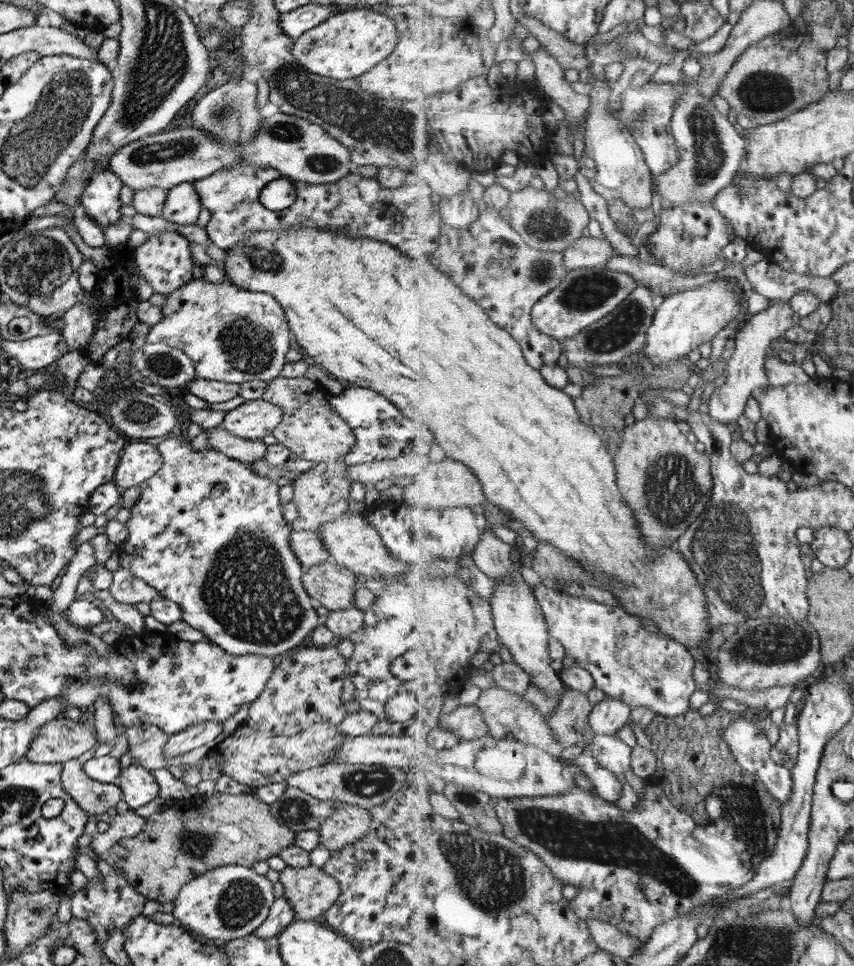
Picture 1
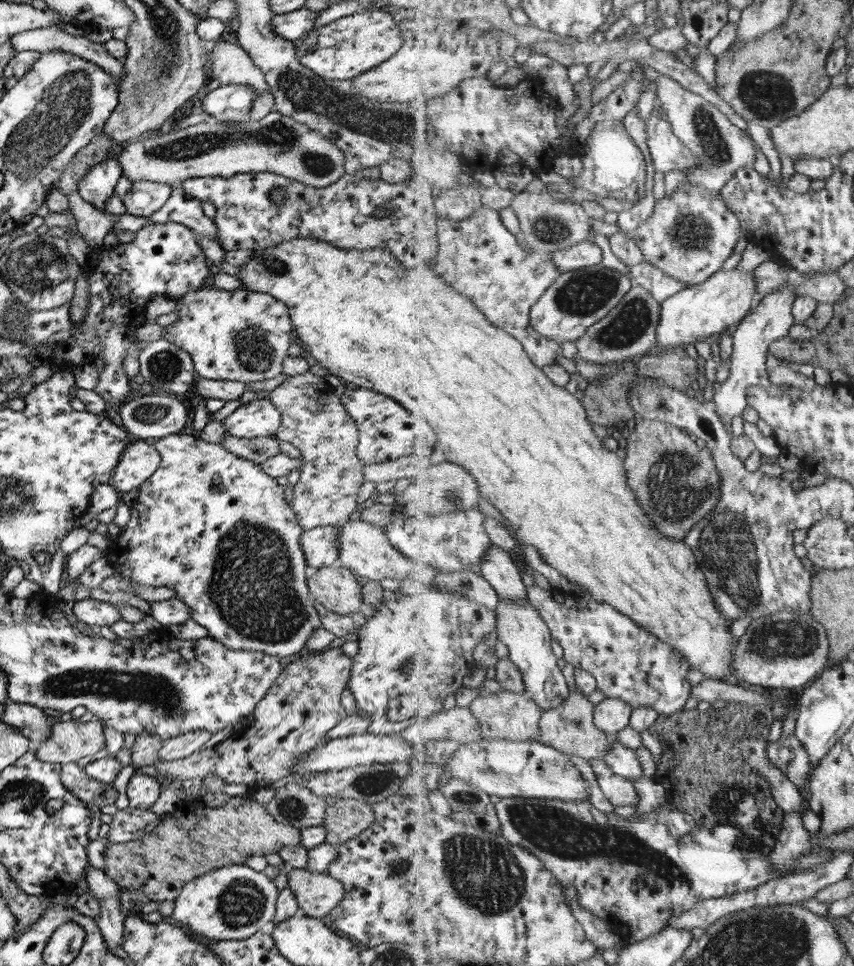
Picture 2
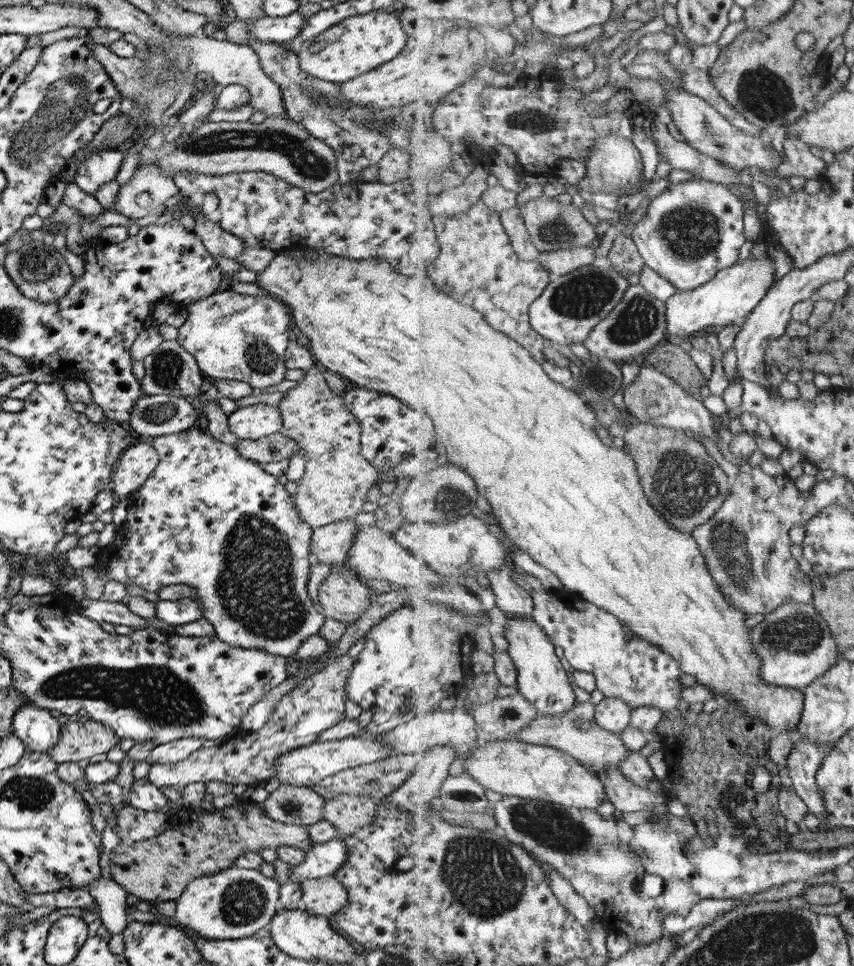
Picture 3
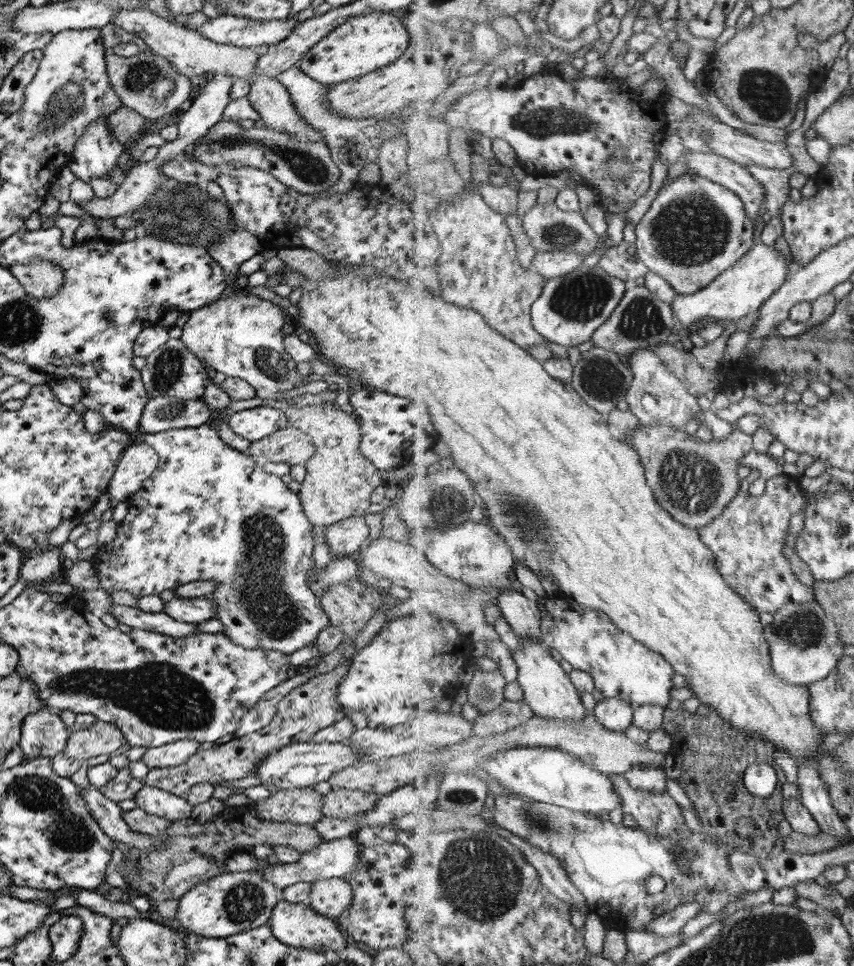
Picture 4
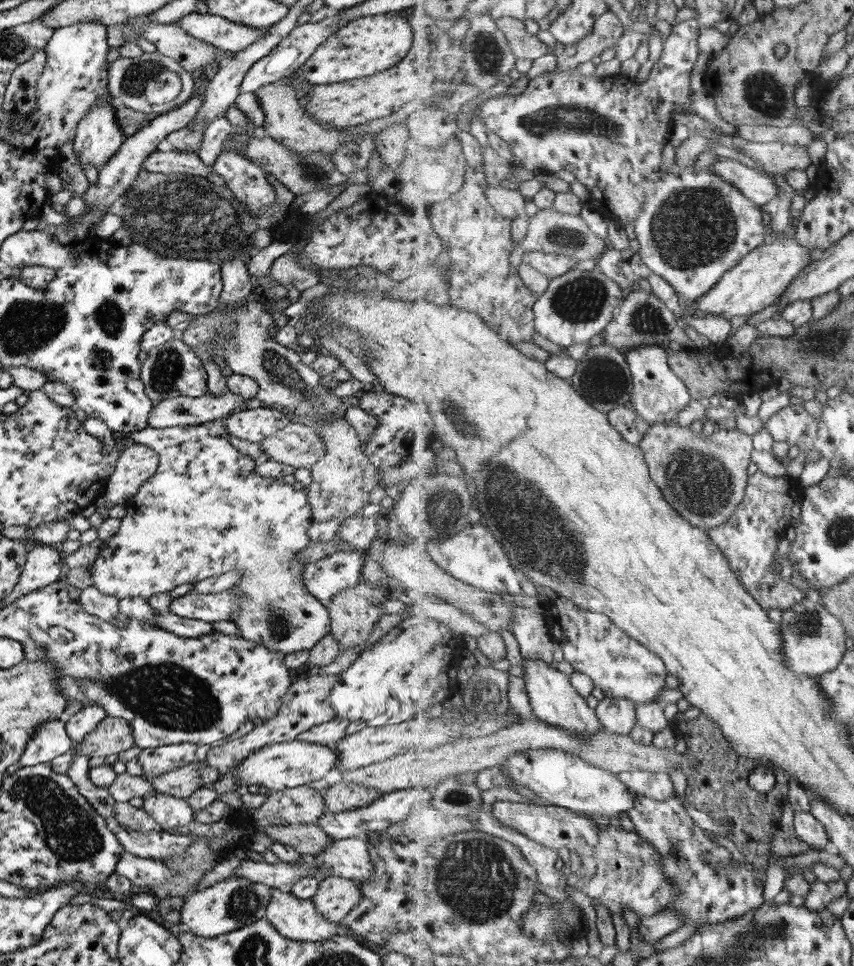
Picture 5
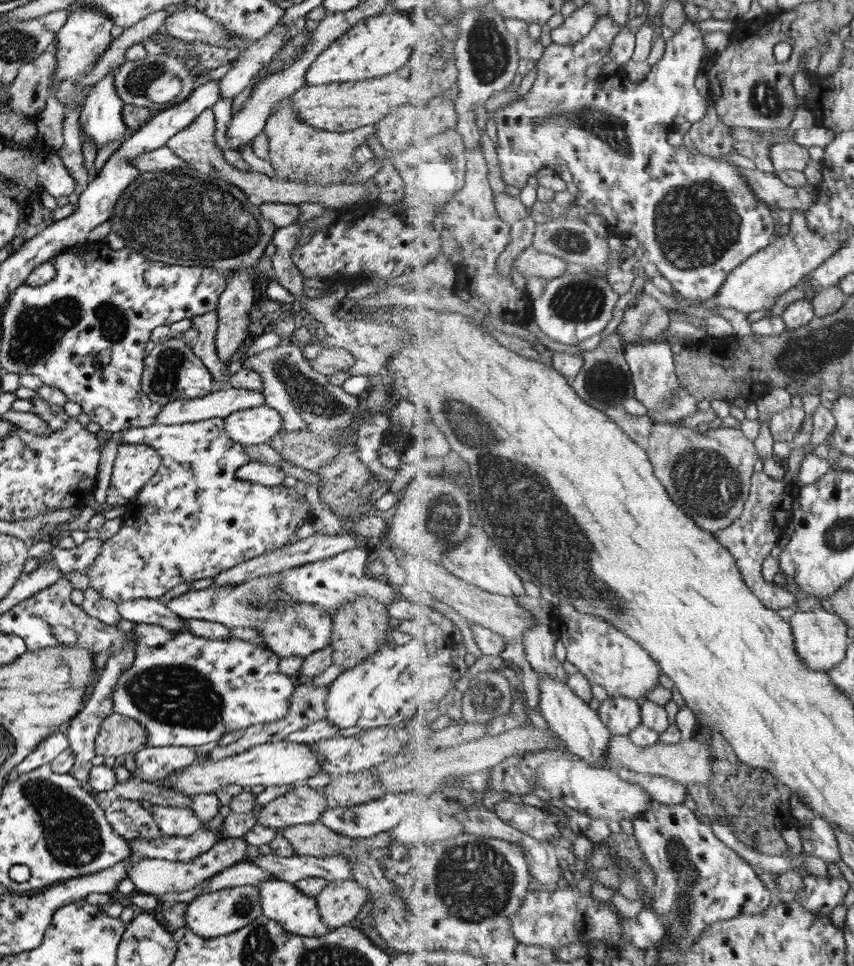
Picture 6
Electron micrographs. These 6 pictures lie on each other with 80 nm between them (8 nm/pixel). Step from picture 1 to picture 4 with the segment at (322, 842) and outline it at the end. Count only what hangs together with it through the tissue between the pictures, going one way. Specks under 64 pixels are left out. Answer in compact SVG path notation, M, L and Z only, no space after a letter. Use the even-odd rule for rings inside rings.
M332 788L322 796L321 812L331 818L354 818L372 810L377 800L372 792Z

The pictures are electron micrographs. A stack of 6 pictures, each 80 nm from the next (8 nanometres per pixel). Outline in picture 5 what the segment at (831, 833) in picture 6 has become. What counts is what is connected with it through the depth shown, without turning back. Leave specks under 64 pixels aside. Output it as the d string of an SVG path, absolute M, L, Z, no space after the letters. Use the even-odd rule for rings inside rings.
M794 812L794 832L815 850L833 851L830 836L824 824L811 812Z

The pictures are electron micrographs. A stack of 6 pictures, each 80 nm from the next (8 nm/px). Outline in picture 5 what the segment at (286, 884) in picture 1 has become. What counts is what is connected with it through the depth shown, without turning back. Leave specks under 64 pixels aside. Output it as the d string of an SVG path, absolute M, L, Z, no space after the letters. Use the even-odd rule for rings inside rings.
M327 876L319 880L315 895L310 900L322 918L340 926L349 910L355 908L361 900L361 894L354 881L339 876Z

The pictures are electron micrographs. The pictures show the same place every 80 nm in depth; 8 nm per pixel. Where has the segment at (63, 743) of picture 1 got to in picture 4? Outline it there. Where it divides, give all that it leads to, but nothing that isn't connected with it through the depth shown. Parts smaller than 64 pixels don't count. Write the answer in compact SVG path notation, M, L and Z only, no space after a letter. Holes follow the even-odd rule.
M102 720L91 722L86 729L66 727L66 733L66 743L60 754L80 762L91 756L111 754L126 743L119 728Z

